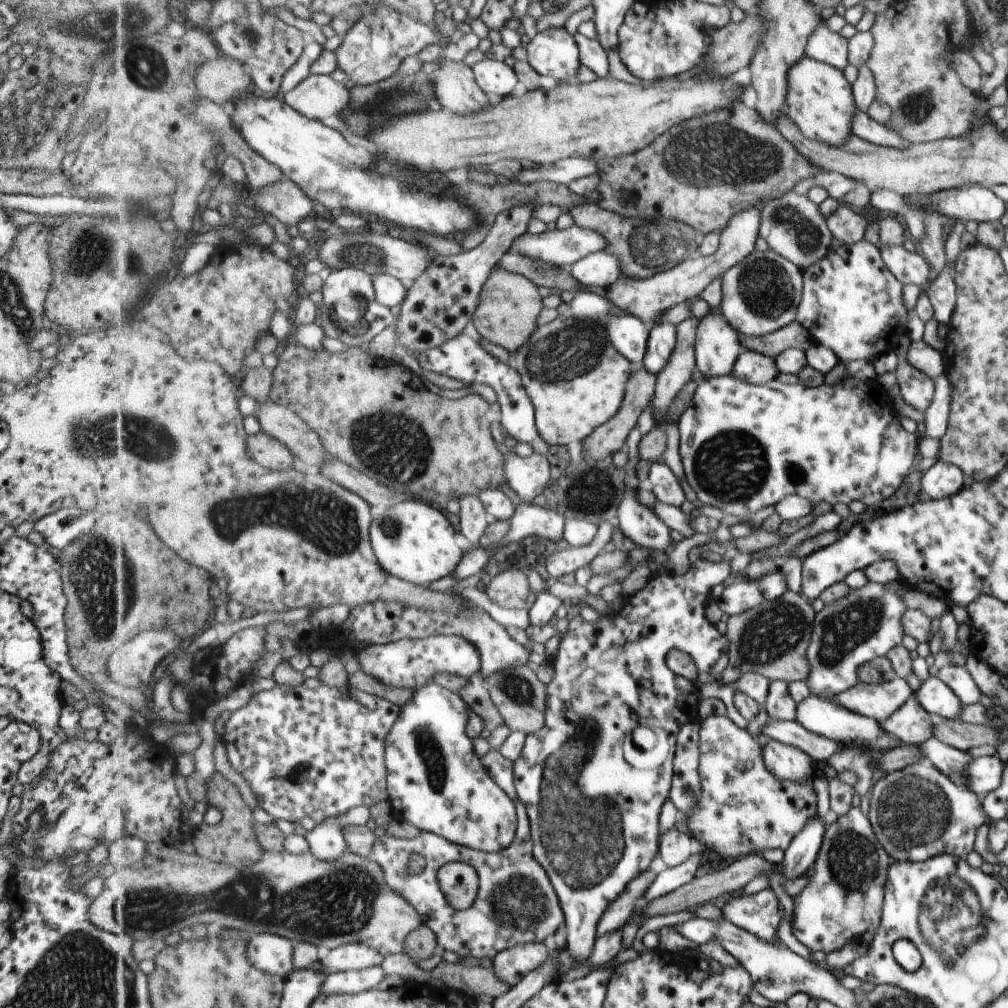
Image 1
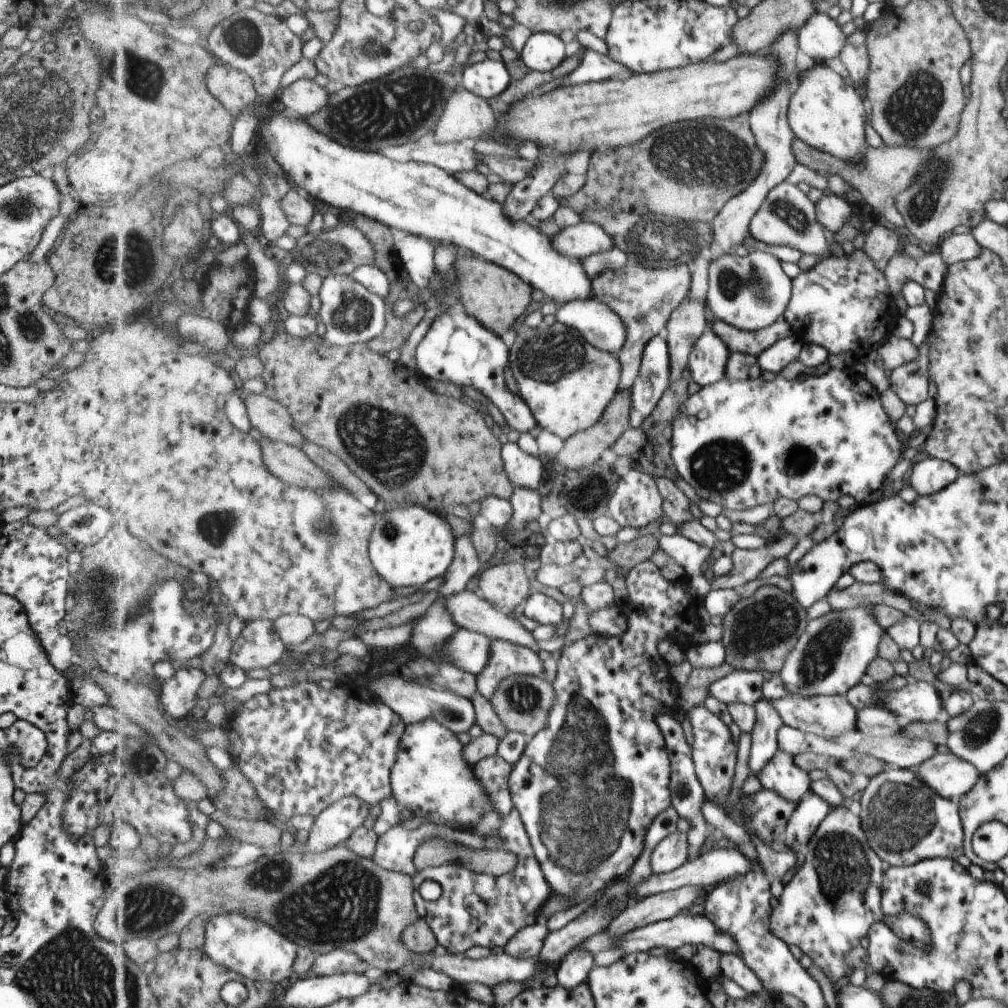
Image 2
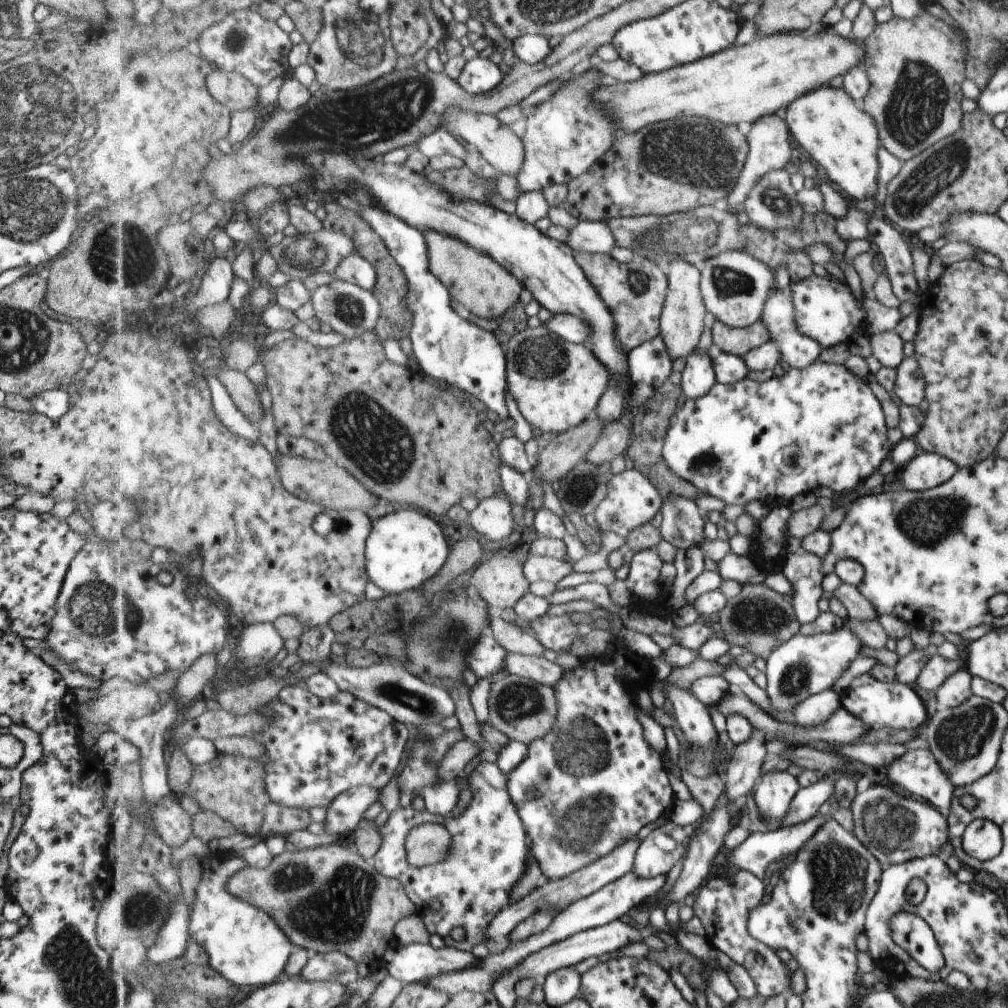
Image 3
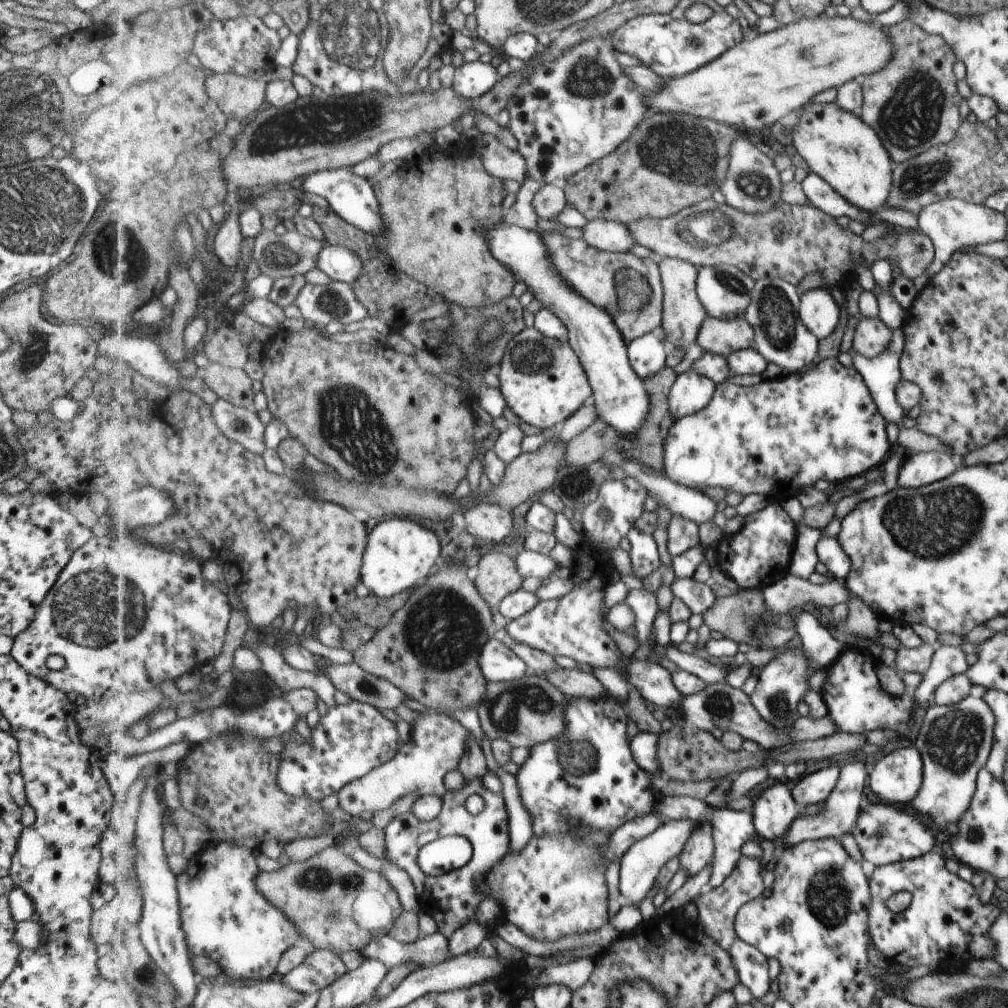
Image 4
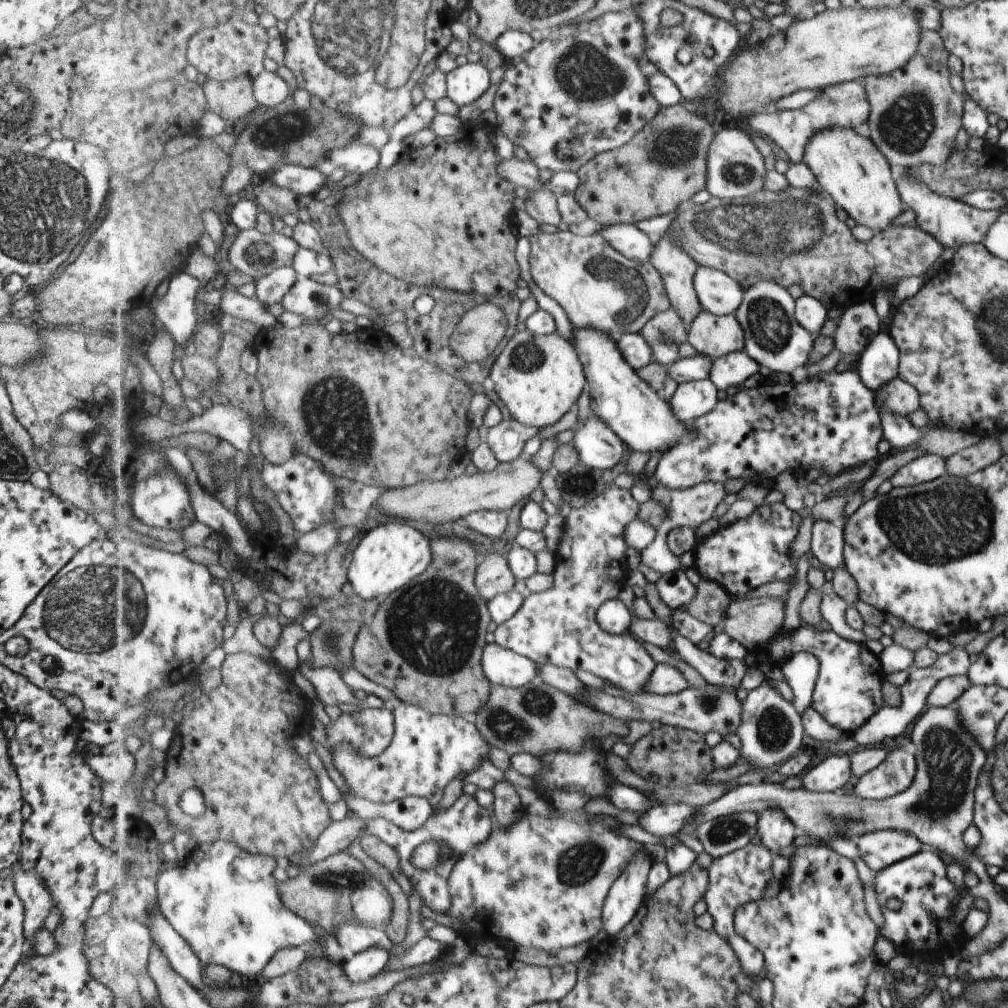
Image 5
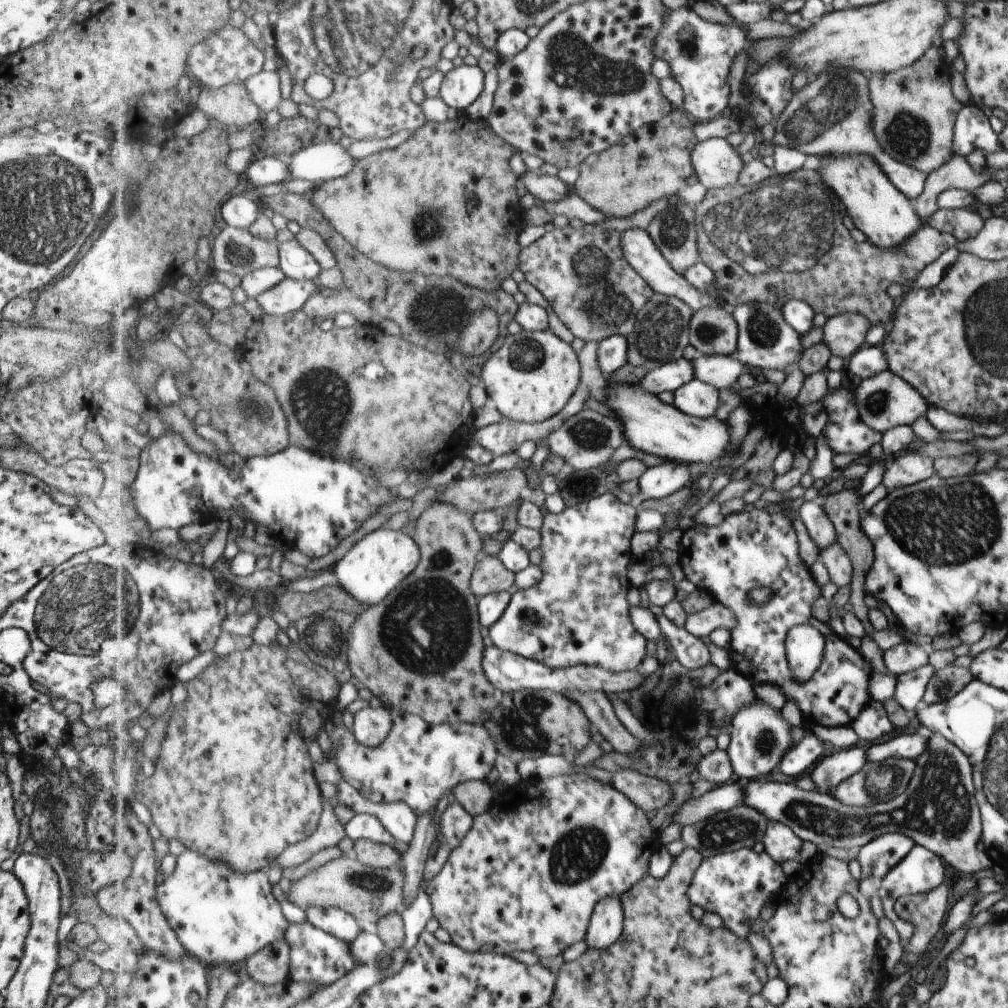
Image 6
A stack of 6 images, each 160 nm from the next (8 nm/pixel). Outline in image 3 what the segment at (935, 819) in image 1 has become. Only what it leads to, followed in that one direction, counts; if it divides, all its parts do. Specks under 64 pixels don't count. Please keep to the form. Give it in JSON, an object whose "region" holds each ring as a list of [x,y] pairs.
{"region":[[[871,782],[865,791],[857,793],[849,809],[853,834],[884,869],[911,859],[939,855],[939,848],[949,842],[947,818],[934,805],[901,796],[880,782]]]}

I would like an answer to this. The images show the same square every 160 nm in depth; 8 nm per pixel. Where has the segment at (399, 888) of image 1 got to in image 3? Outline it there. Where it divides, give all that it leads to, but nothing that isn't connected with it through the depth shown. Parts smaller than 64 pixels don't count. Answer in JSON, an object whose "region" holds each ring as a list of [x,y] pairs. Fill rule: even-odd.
{"region":[[[476,762],[469,771],[468,782],[473,800],[459,818],[447,818],[430,811],[417,812],[401,807],[389,814],[381,826],[382,845],[372,863],[386,877],[395,877],[405,886],[411,900],[418,906],[431,933],[443,938],[449,947],[462,951],[488,940],[486,932],[494,918],[511,906],[511,893],[527,872],[530,840],[508,789],[508,778],[497,762]],[[437,823],[452,834],[450,855],[437,864],[418,869],[408,859],[406,840],[418,825]],[[463,927],[466,936],[462,942],[451,938],[451,930]]]}

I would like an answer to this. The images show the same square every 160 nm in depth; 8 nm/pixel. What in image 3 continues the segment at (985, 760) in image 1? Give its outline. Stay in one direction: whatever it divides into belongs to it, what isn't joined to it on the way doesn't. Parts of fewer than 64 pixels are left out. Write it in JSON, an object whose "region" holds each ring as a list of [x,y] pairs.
{"region":[[[929,749],[905,751],[887,768],[888,781],[927,800],[947,816],[955,786]]]}

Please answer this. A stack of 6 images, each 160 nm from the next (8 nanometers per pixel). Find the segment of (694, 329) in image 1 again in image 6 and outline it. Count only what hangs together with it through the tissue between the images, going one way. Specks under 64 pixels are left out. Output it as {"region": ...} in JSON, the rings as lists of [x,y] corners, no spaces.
{"region":[[[683,202],[678,206],[667,205],[651,221],[647,230],[659,250],[680,275],[684,276],[701,260],[696,211],[692,204]]]}

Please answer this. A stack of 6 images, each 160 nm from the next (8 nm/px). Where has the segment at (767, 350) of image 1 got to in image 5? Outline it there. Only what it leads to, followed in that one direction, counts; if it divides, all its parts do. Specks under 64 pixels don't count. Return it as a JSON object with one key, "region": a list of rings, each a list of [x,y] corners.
{"region":[[[705,310],[689,326],[687,341],[711,359],[746,348],[745,331],[734,314],[718,316]]]}

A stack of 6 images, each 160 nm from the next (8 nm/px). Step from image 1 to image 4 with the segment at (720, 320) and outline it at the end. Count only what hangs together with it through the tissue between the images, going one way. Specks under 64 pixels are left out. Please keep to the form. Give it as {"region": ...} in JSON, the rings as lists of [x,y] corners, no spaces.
{"region":[[[690,368],[678,375],[669,399],[673,422],[705,408],[716,390],[716,382],[695,369]]]}

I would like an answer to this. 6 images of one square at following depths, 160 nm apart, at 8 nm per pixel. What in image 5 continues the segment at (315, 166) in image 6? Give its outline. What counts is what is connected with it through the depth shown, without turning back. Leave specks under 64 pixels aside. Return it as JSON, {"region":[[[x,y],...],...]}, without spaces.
{"region":[[[348,145],[342,148],[333,148],[327,154],[327,160],[319,164],[318,170],[329,175],[335,168],[345,170],[345,175],[369,173],[381,164],[381,152],[375,146]]]}

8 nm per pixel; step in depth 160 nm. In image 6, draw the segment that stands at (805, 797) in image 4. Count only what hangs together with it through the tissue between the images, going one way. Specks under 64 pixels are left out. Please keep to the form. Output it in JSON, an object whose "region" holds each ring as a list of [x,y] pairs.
{"region":[[[849,747],[830,755],[821,756],[813,765],[813,770],[808,776],[817,791],[831,793],[839,782],[861,770],[865,763],[865,751],[858,747]]]}

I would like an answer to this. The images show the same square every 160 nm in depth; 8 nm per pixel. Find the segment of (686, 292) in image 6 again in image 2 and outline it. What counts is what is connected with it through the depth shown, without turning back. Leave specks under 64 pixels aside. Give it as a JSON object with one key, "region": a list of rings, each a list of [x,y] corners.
{"region":[[[585,220],[575,226],[560,229],[550,239],[557,252],[582,261],[593,253],[600,253],[614,247],[613,239],[607,236],[601,225]]]}

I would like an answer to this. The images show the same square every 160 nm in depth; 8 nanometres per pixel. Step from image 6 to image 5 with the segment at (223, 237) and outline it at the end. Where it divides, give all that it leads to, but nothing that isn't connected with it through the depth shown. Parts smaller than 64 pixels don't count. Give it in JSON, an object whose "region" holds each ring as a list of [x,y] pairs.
{"region":[[[257,229],[240,230],[229,248],[228,257],[230,264],[235,269],[257,280],[267,276],[273,270],[291,267],[299,248],[302,247],[292,237],[289,238],[285,234],[277,234],[277,232],[274,232],[274,234],[263,234]]]}

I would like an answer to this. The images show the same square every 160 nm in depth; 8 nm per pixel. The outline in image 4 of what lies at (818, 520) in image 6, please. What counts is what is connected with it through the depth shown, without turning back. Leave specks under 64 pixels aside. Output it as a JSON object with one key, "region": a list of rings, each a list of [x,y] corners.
{"region":[[[824,532],[815,545],[815,552],[818,561],[830,572],[830,578],[843,580],[851,570],[849,557],[839,546],[834,534]]]}

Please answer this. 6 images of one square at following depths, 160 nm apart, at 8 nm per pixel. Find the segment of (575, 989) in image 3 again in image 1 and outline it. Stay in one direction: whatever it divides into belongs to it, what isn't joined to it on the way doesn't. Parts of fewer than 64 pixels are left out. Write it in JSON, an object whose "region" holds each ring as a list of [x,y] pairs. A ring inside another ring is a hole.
{"region":[[[711,555],[699,558],[683,575],[666,574],[653,577],[642,591],[623,600],[621,610],[618,613],[602,616],[597,622],[586,621],[581,614],[569,621],[565,635],[561,636],[557,655],[554,658],[554,678],[548,684],[547,696],[548,707],[546,712],[546,726],[541,730],[531,733],[526,738],[521,756],[514,762],[514,775],[516,789],[519,798],[526,804],[532,826],[532,839],[534,840],[535,858],[546,868],[555,890],[558,892],[562,909],[566,914],[567,949],[572,952],[581,962],[589,962],[594,951],[598,937],[598,926],[607,909],[613,904],[633,883],[651,866],[655,856],[660,854],[660,843],[662,834],[662,808],[670,798],[672,780],[674,779],[674,763],[678,745],[678,733],[682,726],[699,718],[699,704],[703,704],[703,696],[699,696],[700,683],[693,683],[684,676],[676,675],[667,664],[667,655],[674,649],[689,653],[695,660],[698,669],[705,673],[711,673],[716,680],[720,680],[723,670],[730,666],[730,638],[723,636],[721,630],[717,630],[708,616],[705,616],[705,606],[709,600],[709,594],[715,584],[726,585],[733,579],[729,561],[720,560]],[[643,730],[641,744],[635,744],[631,736],[635,732]]]}

